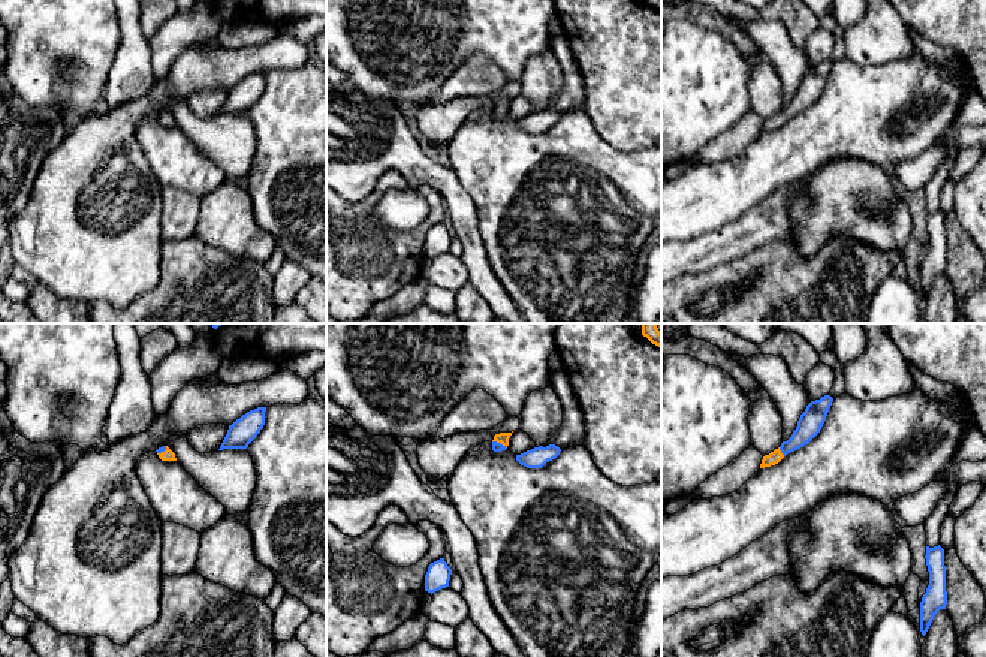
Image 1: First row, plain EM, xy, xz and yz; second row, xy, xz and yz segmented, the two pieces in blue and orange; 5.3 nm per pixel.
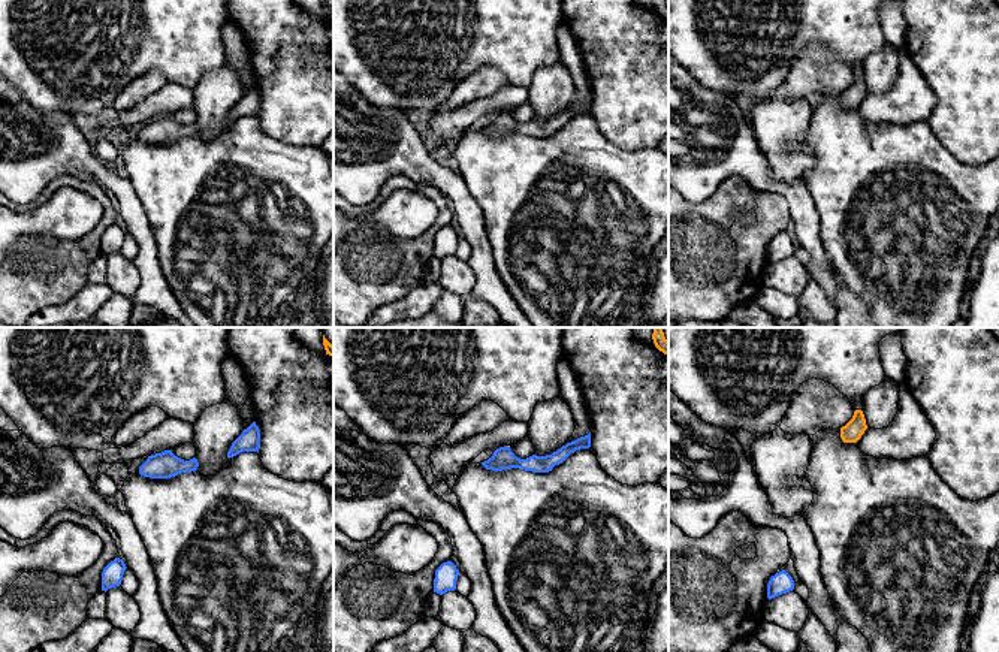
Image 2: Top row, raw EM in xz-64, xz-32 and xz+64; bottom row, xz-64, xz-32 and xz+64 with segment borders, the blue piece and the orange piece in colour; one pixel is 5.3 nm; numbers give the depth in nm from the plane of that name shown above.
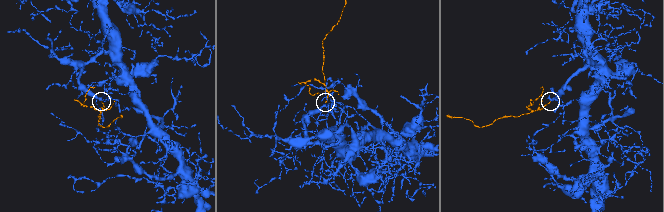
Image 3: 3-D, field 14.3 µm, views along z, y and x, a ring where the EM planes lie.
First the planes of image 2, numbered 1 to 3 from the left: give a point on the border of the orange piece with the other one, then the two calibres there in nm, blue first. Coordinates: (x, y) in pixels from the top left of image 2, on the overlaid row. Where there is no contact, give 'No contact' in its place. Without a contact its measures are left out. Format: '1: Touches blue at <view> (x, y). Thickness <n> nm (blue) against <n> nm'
1: No contact
2: No contact
3: No contact

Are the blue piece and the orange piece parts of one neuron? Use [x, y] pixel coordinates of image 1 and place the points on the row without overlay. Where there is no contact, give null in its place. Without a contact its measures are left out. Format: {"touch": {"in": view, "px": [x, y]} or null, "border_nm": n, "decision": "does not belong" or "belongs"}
{"touch": {"in": "yz", "px": [781, 117]}, "border_nm": 60, "decision": "belongs"}

